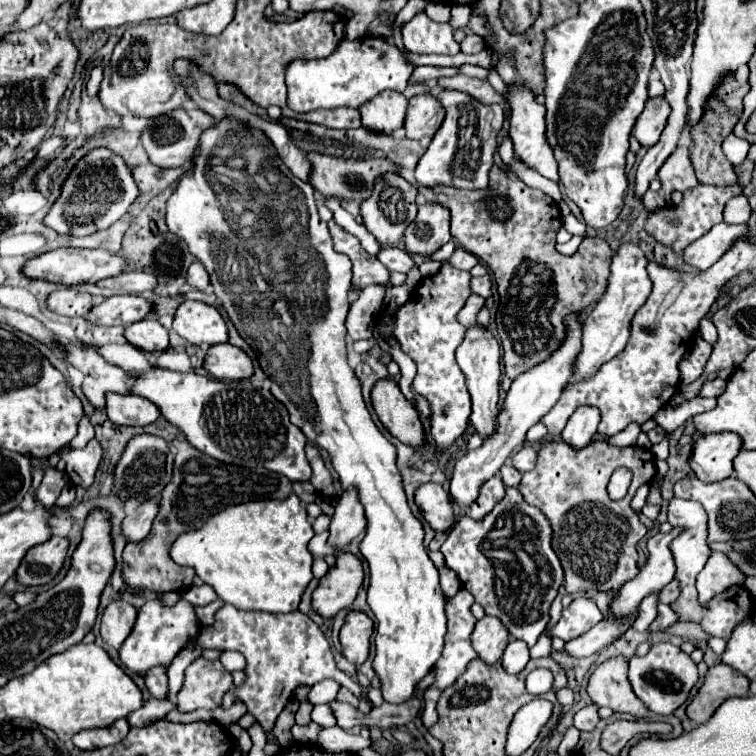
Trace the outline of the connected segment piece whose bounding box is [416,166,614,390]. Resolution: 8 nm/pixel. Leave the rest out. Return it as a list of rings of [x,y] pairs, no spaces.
[[[498,166],[490,170],[490,184],[484,190],[456,190],[452,186],[434,186],[426,190],[424,186],[416,184],[418,192],[428,202],[438,202],[452,212],[452,238],[458,240],[464,250],[480,256],[480,260],[492,272],[500,294],[500,306],[496,314],[498,336],[504,350],[504,376],[502,376],[502,390],[508,390],[512,380],[520,376],[524,370],[544,362],[546,358],[556,352],[564,338],[566,338],[566,322],[564,318],[570,312],[584,312],[590,304],[596,304],[608,286],[610,276],[610,262],[614,250],[608,246],[604,238],[584,238],[578,252],[572,256],[564,256],[556,250],[556,234],[562,228],[562,216],[558,204],[546,196],[542,190],[526,186],[516,174],[510,170],[502,172]]]

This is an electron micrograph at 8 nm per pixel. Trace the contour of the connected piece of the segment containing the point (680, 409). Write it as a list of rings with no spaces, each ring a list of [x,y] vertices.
[[[696,396],[688,402],[682,402],[680,406],[672,408],[672,406],[664,406],[654,414],[654,420],[666,430],[666,432],[674,432],[678,426],[682,426],[688,418],[696,416],[698,412],[706,412],[710,408],[716,406],[716,398],[702,398]]]

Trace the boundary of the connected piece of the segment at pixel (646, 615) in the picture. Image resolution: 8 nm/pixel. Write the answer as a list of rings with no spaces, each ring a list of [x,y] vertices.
[[[650,594],[648,598],[644,598],[644,602],[640,604],[640,610],[638,610],[638,616],[632,624],[632,628],[636,632],[646,632],[648,630],[648,626],[656,618],[656,606],[658,606],[658,594]]]

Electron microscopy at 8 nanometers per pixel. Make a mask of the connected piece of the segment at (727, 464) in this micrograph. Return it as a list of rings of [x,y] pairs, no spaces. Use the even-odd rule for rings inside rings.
[[[732,432],[704,434],[694,442],[690,468],[702,482],[720,482],[734,474],[732,460],[742,448],[742,440]]]

